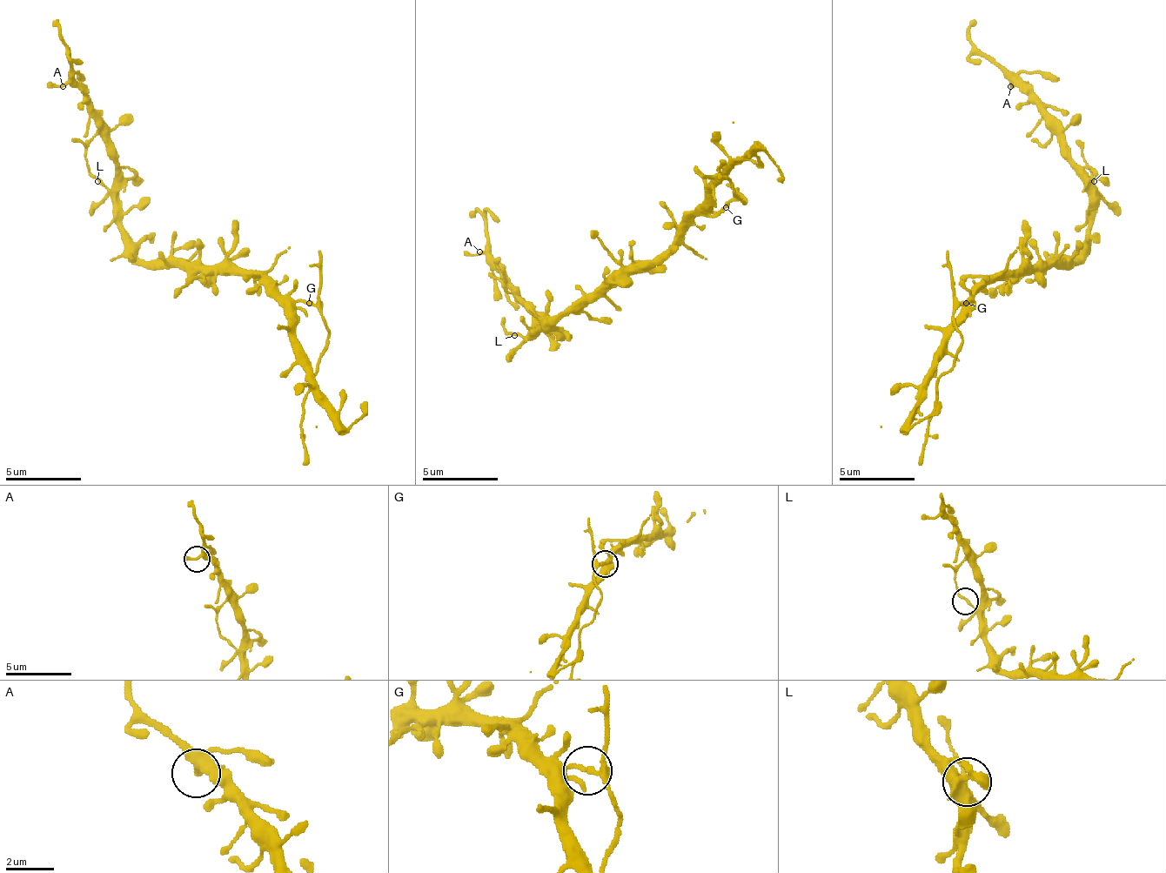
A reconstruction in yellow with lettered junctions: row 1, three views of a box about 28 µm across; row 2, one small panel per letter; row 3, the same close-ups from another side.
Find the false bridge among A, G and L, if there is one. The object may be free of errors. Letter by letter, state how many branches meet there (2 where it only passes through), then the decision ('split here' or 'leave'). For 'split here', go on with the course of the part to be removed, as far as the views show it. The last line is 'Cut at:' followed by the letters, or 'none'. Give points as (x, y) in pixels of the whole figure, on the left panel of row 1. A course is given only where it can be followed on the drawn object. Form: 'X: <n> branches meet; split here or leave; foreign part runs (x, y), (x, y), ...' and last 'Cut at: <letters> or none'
A: 3 branches meet; leave
G: 3 branches meet; split here; foreign part runs (310, 302), (321, 313), (328, 348), (310, 378), (302, 412), (302, 466)
L: 2 branches meet; leave
Cut at: G

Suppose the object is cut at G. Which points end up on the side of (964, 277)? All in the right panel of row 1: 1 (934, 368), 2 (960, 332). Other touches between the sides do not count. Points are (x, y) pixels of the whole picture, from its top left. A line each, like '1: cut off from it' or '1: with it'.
1: with it
2: cut off from it

